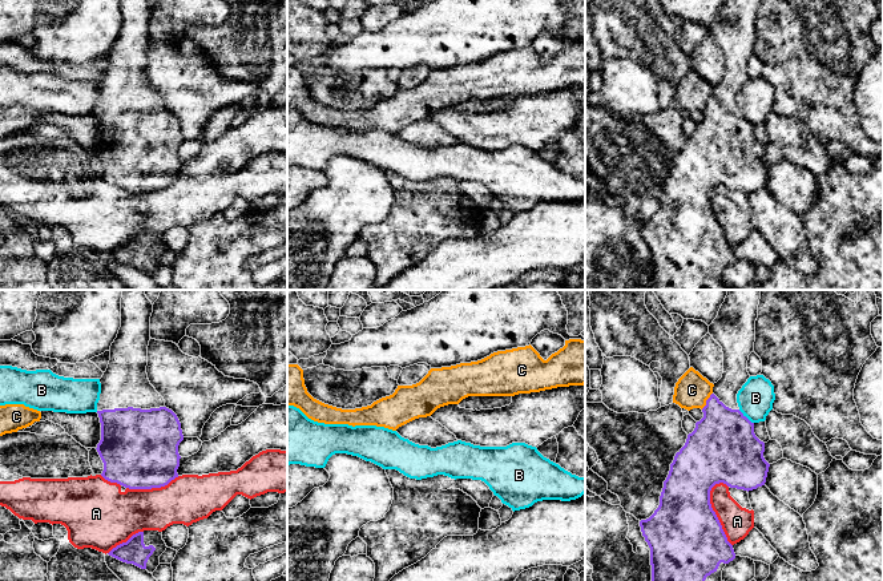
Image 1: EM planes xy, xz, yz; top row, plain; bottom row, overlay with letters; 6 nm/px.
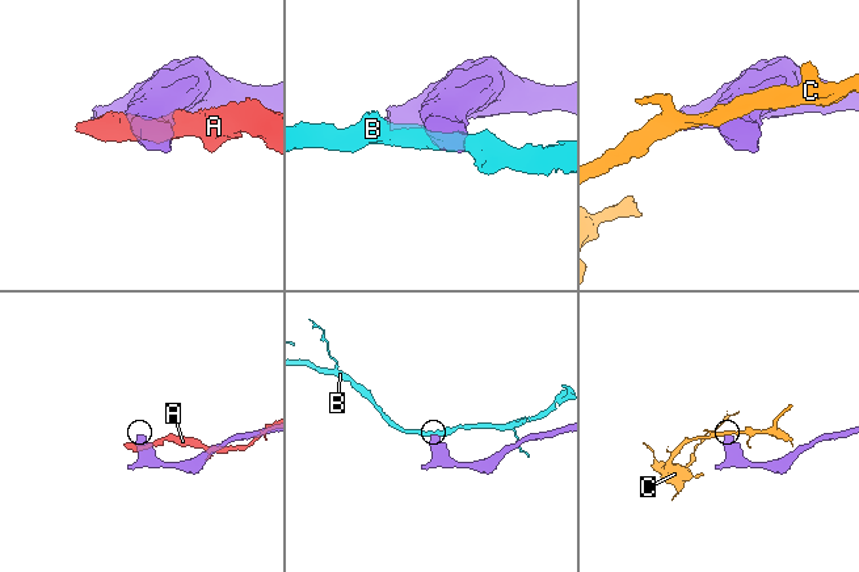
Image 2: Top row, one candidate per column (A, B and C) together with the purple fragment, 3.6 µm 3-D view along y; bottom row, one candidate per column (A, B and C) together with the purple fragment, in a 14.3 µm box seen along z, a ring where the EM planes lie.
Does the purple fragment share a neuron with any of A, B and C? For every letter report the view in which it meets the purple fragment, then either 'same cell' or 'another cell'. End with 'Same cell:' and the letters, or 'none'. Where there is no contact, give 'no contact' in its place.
A: meets purple in yz; another cell
B: meets purple in yz; another cell
C: meets purple in yz; another cell
Same cell: none

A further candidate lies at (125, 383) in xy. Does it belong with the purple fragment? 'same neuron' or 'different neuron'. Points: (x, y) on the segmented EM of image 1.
same neuron

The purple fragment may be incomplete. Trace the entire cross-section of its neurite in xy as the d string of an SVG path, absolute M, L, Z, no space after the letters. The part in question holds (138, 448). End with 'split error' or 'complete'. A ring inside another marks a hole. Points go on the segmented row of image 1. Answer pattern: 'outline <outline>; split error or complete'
outline M124 290L121 327L110 346L110 360L100 379L97 413L101 440L97 452L104 463L101 476L129 489L152 489L178 477L178 445L184 440L177 415L165 407L164 398L150 384L146 374L150 316L153 304L144 290Z; split error

